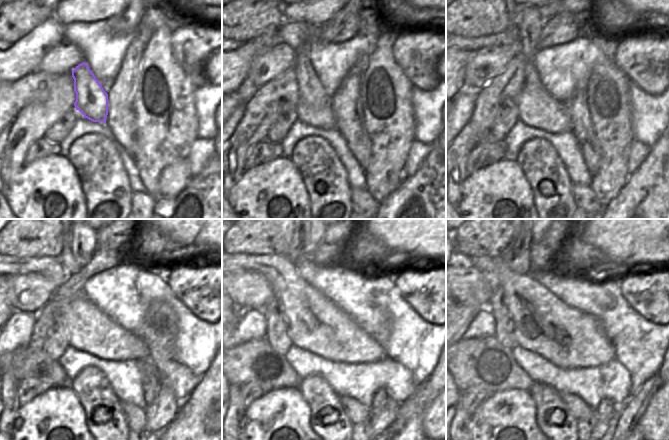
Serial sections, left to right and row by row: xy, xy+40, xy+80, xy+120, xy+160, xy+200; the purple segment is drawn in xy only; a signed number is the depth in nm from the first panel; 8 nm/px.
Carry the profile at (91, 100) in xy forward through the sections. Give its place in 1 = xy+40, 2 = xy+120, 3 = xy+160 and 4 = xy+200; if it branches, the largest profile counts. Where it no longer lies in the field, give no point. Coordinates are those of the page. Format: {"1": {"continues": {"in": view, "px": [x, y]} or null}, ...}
{"1": {"continues": {"in": "xy+40", "px": [312, 92]}}, "2": {"continues": {"in": "xy+120", "px": [83, 239]}}, "3": {"continues": {"in": "xy+160", "px": [311, 239]}}, "4": {"continues": {"in": "xy+200", "px": [534, 239]}}}

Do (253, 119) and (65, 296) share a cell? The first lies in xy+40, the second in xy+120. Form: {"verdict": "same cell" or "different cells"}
{"verdict": "same cell"}

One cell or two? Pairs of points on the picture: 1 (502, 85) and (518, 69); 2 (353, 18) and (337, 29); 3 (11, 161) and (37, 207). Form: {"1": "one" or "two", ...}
{"1": "one", "2": "one", "3": "two"}

